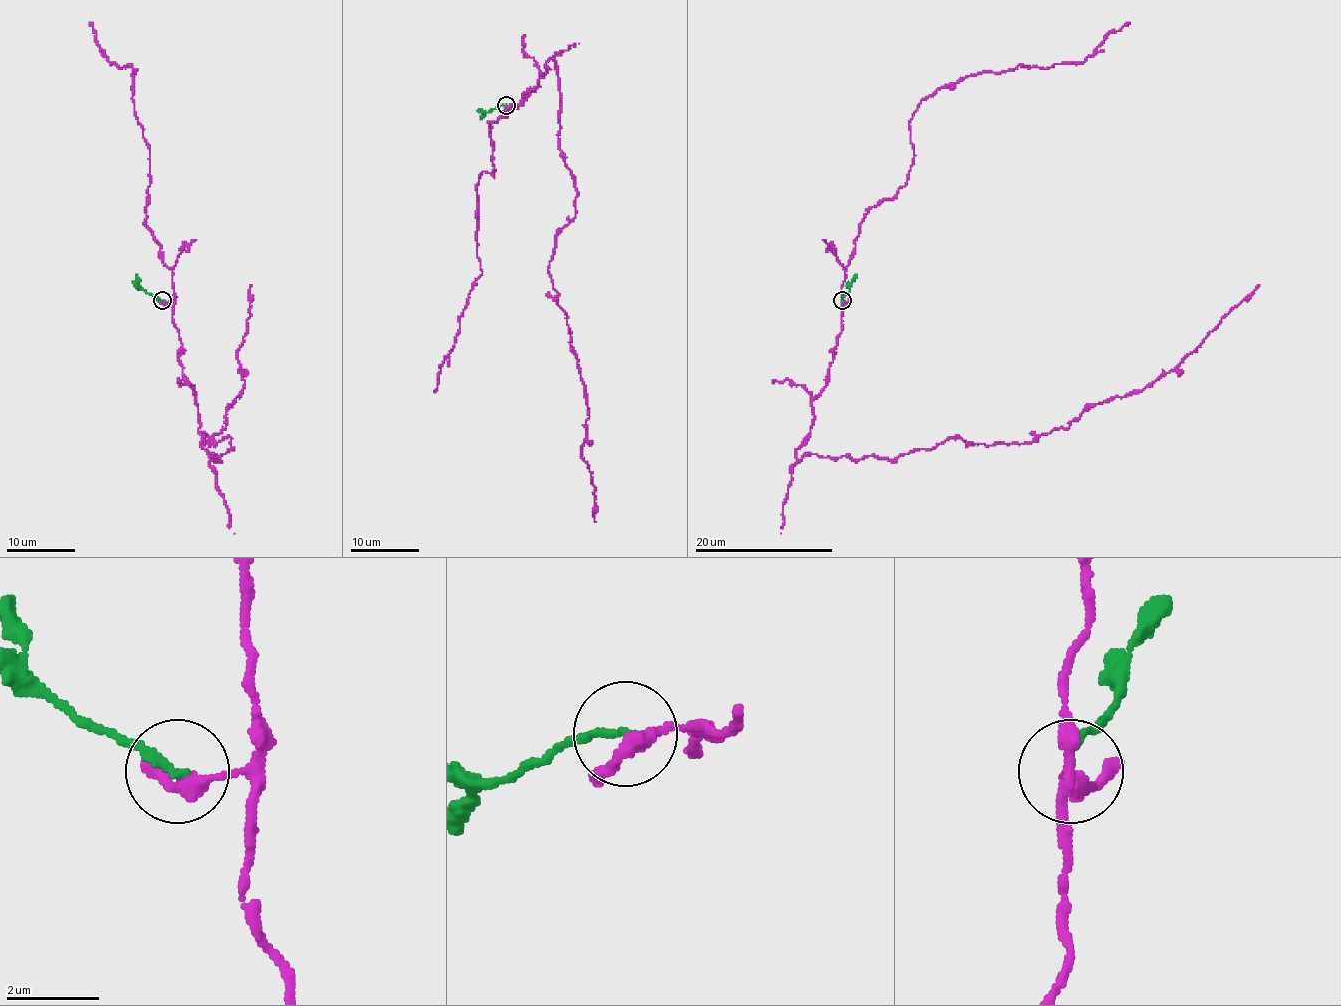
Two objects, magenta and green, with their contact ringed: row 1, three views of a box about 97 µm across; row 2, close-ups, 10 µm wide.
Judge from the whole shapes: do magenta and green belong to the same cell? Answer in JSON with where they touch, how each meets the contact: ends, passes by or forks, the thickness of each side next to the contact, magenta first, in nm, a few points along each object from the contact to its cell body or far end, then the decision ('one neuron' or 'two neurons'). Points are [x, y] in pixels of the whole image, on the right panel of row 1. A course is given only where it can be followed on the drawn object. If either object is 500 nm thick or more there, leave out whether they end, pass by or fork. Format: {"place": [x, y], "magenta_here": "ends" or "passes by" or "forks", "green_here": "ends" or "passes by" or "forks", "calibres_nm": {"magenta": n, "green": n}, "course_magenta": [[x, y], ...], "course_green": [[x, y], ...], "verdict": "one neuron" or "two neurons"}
{"place": [842, 300], "magenta_here": "passes by", "green_here": "ends", "calibres_nm": {"magenta": 280, "green": 180}, "course_magenta": [[843, 300], [829, 381], [812, 402], [798, 459], [895, 459], [953, 436], [1029, 443], [1173, 371], [1259, 284]], "course_green": [[843, 300], [857, 274]], "verdict": "two neurons"}

